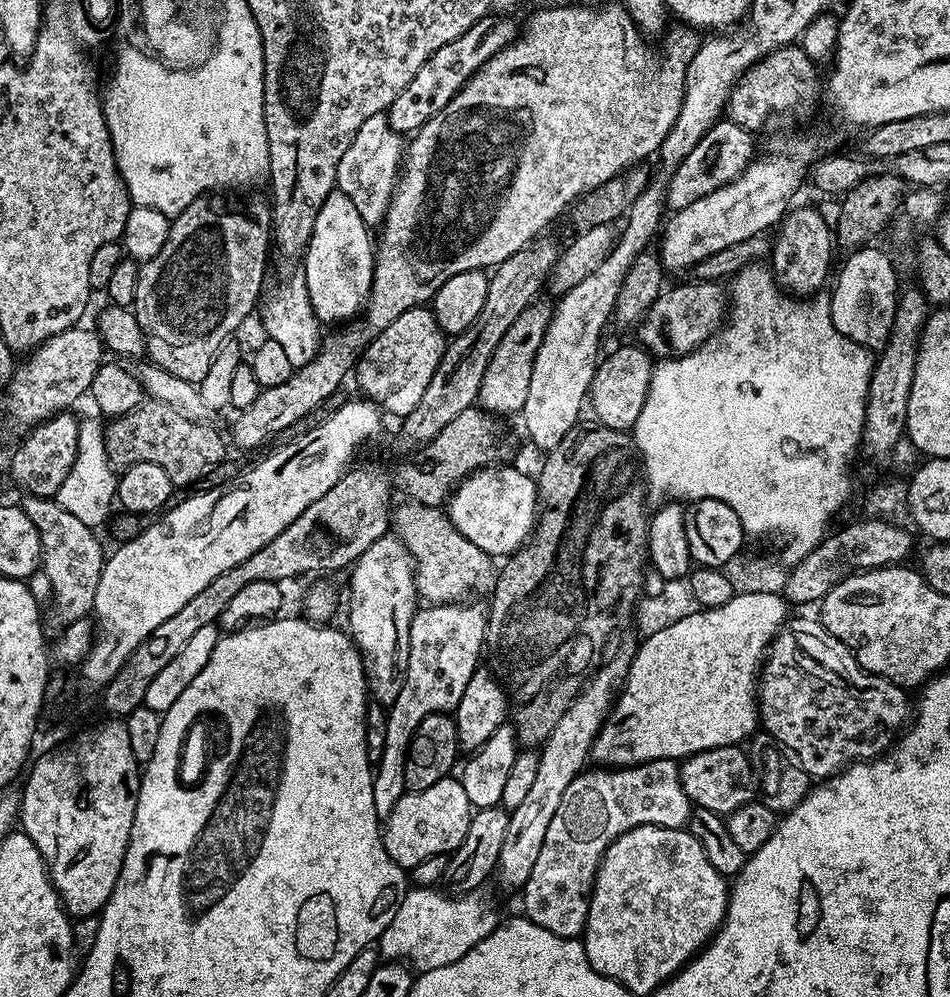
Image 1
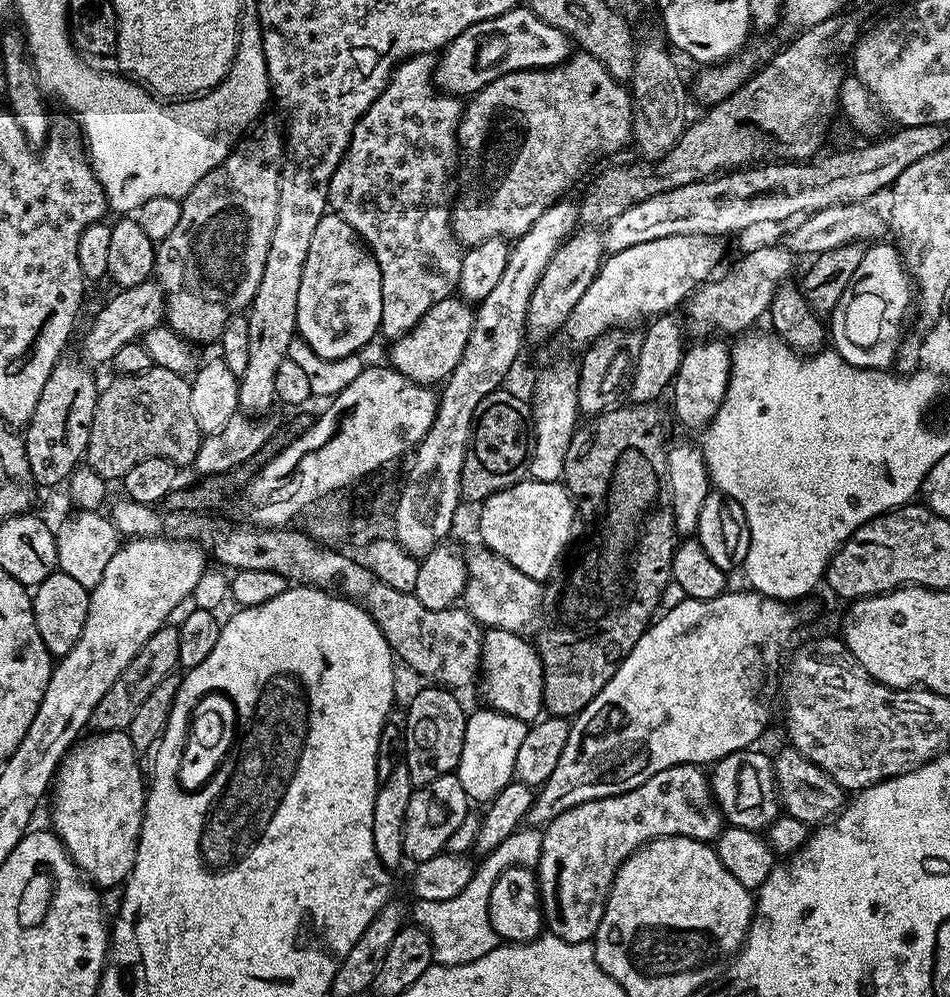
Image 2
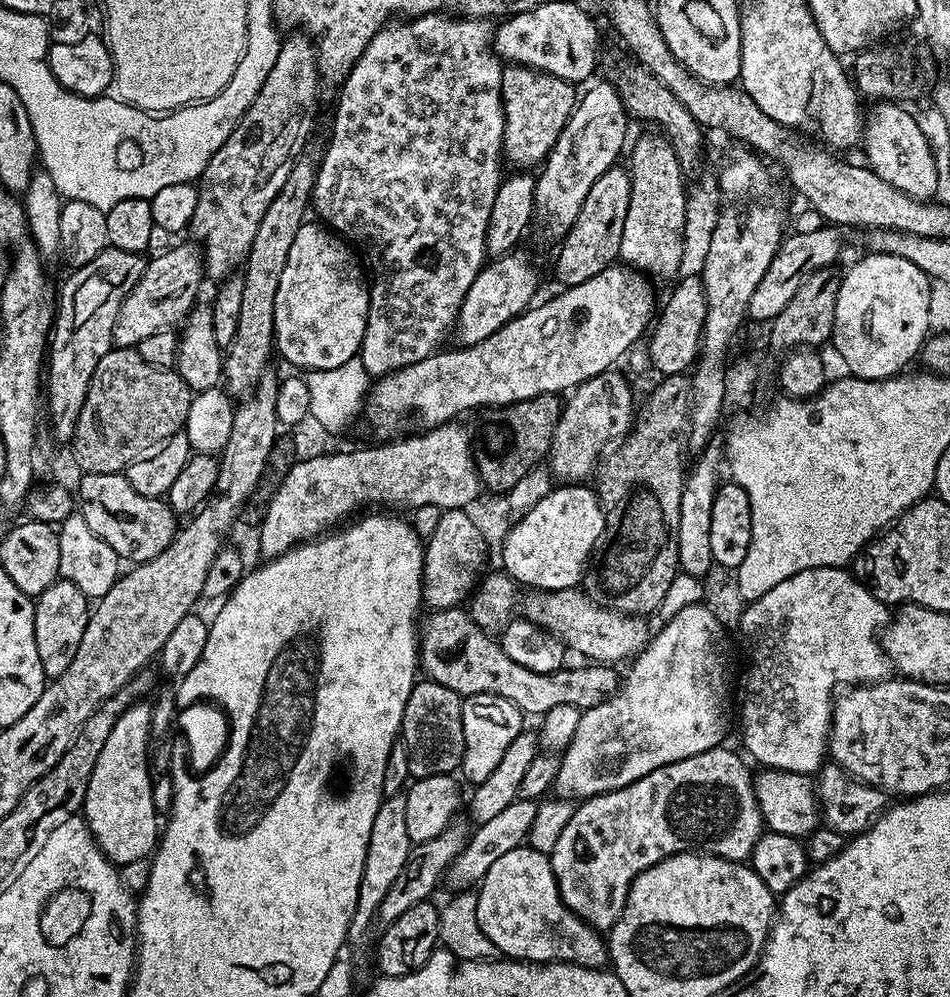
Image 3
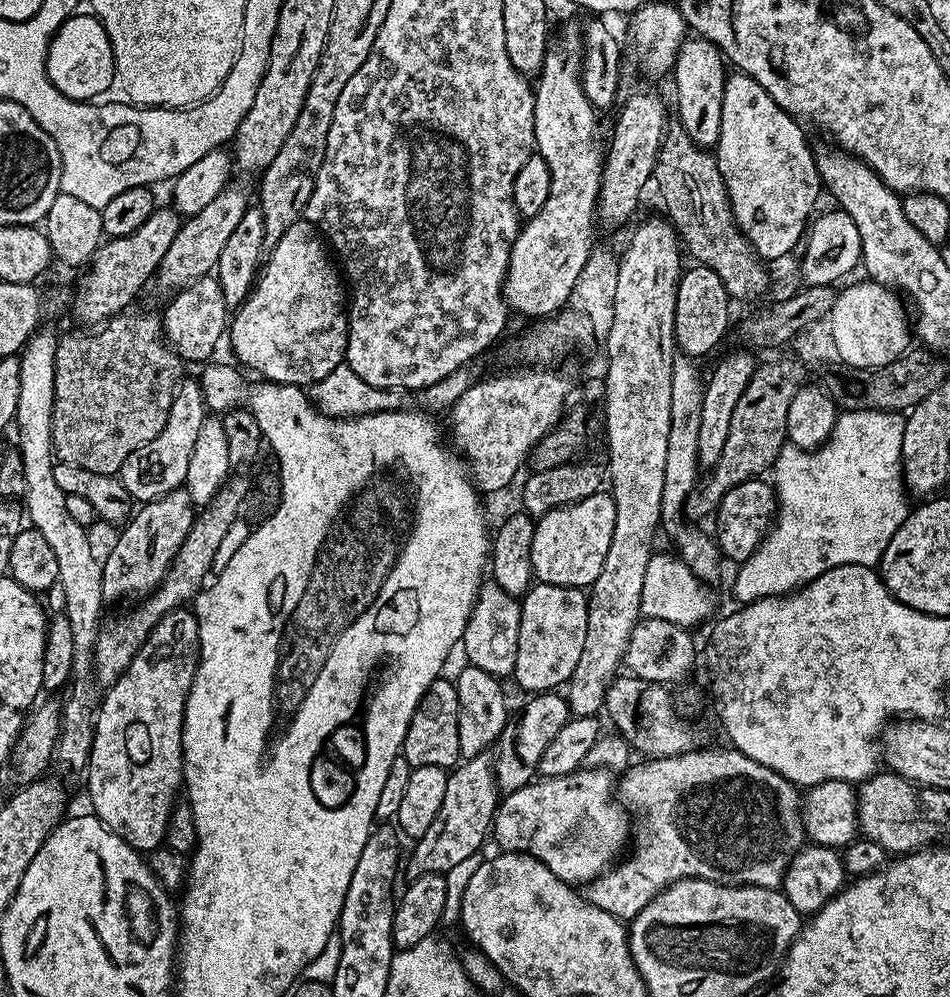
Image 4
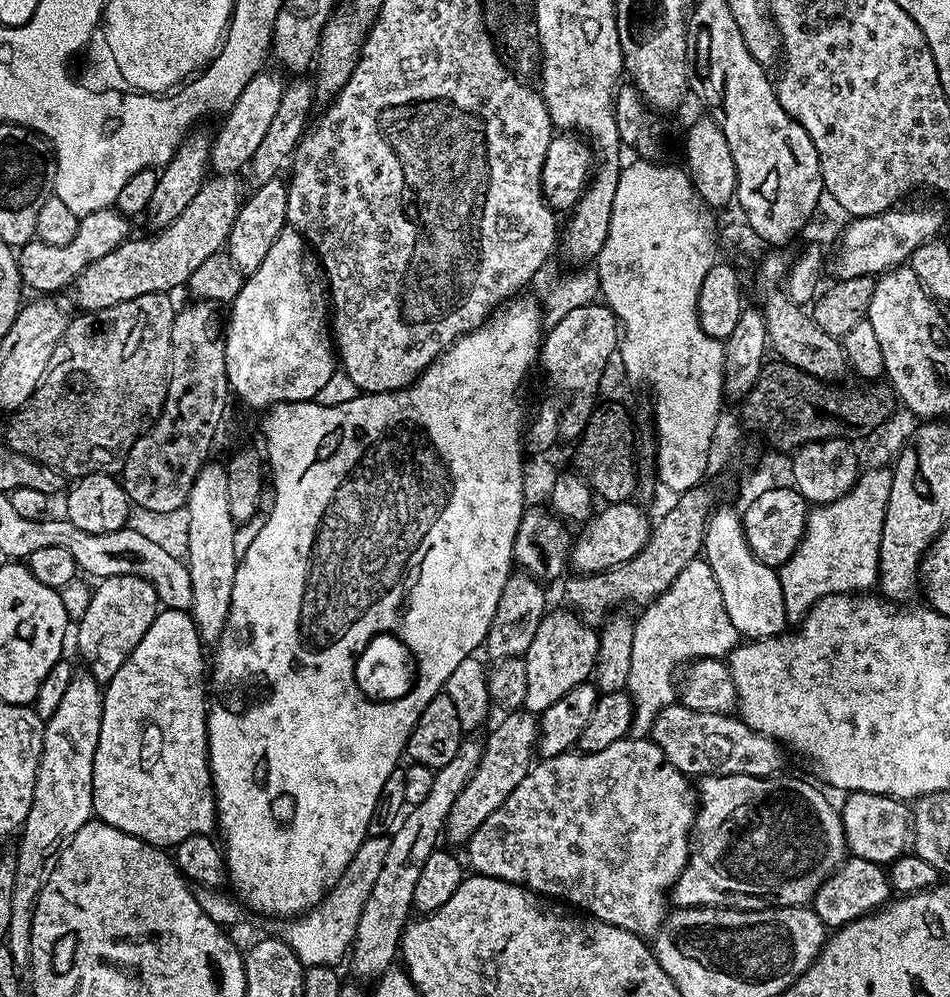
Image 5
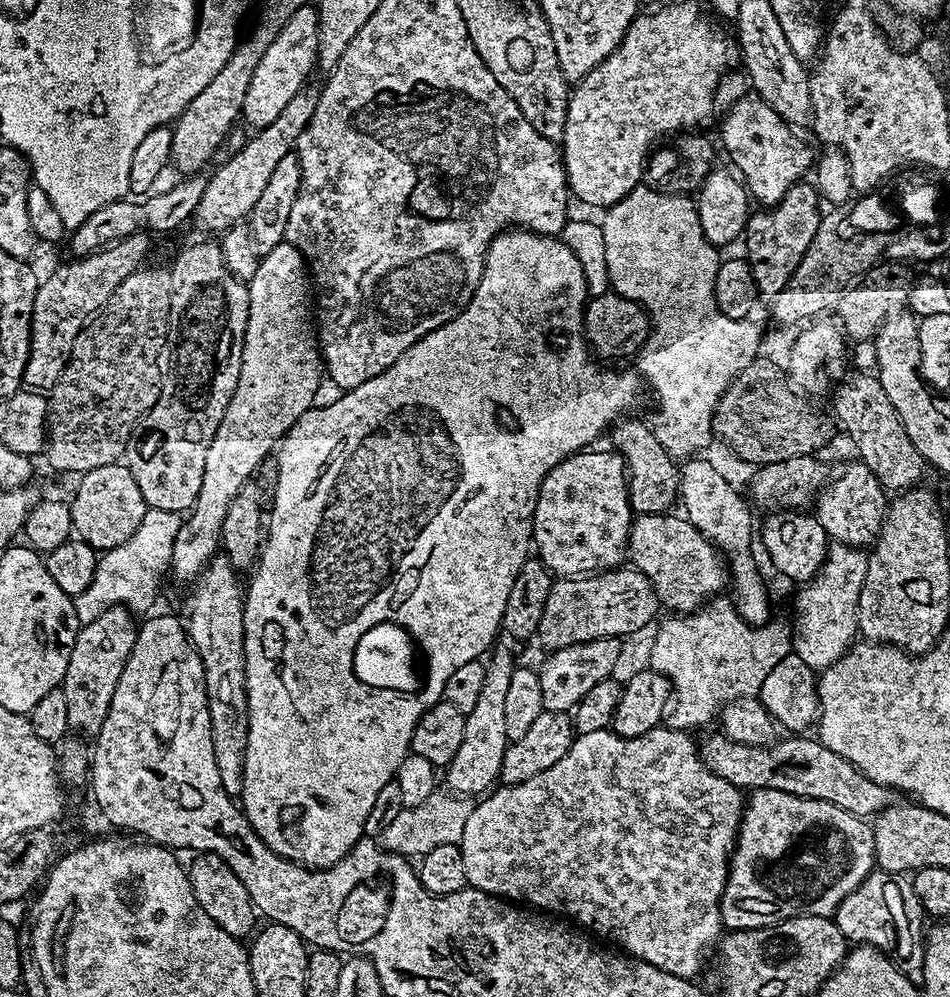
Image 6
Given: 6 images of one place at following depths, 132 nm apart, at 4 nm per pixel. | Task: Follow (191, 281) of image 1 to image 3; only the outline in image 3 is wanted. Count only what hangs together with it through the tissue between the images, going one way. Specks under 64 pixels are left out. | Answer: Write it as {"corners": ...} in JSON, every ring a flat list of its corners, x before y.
{"corners":[[304,34,285,35,278,50,278,62,274,62,266,83,262,90,258,90,258,98,250,102,250,110,246,110,218,154,210,158,198,181,198,206,194,206,190,232,197,236,195,239,202,245,202,263,209,281,227,280,247,260,254,234,258,234,258,226,262,223,262,214,266,214,266,206,270,206,278,190,286,186,286,178,290,178,294,162,303,154,304,145,309,143,312,119,316,116,316,91,320,87,322,81,320,69,316,67,315,43]]}

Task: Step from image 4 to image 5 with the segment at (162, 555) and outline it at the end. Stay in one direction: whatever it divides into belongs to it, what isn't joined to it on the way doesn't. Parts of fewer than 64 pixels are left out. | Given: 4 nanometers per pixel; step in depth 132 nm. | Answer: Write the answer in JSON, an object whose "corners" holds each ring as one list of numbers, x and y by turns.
{"corners":[[118,576,101,579,92,588,90,606,86,606,86,614,82,614,82,618,74,628,76,648,80,651,85,666,88,667,85,668,87,675,101,682,112,680,114,674,118,674,118,670,122,670,122,662,126,662,126,658,130,658,134,646,138,646,138,642,142,642,142,634,146,634,146,630,150,630,150,622,154,622,160,607,161,603,154,586,142,577]]}

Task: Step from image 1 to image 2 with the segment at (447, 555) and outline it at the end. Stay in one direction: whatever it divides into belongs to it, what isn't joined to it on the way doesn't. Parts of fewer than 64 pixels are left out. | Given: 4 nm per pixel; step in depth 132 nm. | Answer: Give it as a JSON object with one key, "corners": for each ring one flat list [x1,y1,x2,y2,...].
{"corners":[[478,546,477,548,472,552,469,551,466,556,468,579,464,593,464,606,468,609,471,616,487,629,500,628,523,636,529,635,530,633,528,632,538,618,542,600,544,598,545,601,546,598,546,592,544,596,543,583,522,573,496,552,492,552,483,546]]}

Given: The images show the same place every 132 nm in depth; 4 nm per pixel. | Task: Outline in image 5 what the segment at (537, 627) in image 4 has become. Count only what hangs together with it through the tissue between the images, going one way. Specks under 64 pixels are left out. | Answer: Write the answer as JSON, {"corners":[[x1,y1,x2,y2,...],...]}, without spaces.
{"corners":[[545,613,538,631,530,642,522,659,526,666,526,698,524,708,533,714,545,712,562,694,574,690,576,684,583,684,593,675,597,654,599,635,590,629,576,613]]}

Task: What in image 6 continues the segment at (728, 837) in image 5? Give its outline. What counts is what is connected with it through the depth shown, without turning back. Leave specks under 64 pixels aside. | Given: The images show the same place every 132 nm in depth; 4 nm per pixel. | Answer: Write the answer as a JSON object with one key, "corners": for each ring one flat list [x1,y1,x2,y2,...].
{"corners":[[753,788,747,793,744,811,740,817,740,830,736,834,728,866,728,881,720,899,720,922,725,929,761,928,767,924,776,924,780,920,789,920,791,916,827,916,835,917,838,902,850,894,863,880,874,871,876,851,872,841,871,827,861,817,850,814,830,802,822,802,818,798,806,798,798,794,786,794,786,790,770,790,769,788]]}

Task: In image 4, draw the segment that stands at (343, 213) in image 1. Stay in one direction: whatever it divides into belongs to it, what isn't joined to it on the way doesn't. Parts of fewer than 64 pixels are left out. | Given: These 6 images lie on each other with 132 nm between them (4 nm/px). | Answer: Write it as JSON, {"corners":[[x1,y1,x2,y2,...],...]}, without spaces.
{"corners":[[301,218,270,249,252,291,235,309,230,320,232,348,237,358,261,372,265,381,311,386,345,363,346,284,341,269,335,268,331,259,319,228]]}

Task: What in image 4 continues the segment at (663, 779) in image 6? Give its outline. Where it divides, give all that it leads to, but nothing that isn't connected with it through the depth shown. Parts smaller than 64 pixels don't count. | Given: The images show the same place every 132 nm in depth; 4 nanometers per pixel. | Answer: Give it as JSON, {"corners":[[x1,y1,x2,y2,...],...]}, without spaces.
{"corners":[[583,767,579,772,571,772,558,778,537,778,531,784,522,786,522,790,507,793,499,801,496,815,492,817,490,832,494,840,496,836,497,849,532,856,548,867,550,874,562,878,562,882,570,886,586,886,617,863,621,855,619,852,628,840,627,814,629,815,614,799,613,773,606,767]]}

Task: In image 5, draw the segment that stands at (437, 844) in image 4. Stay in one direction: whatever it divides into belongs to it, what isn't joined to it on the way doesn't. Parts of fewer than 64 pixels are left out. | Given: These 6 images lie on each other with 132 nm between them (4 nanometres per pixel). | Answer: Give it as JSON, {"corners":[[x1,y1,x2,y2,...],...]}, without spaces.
{"corners":[[517,710,507,713,503,717,504,721,493,730,482,744,480,761,470,774,466,786,462,786,462,794,454,798,454,806,450,806,450,814,444,823,443,835,452,844,467,845,468,839,510,798,510,794,526,778,529,768,534,763,534,749,536,747,536,737,538,735,538,720,533,713,527,710]]}

